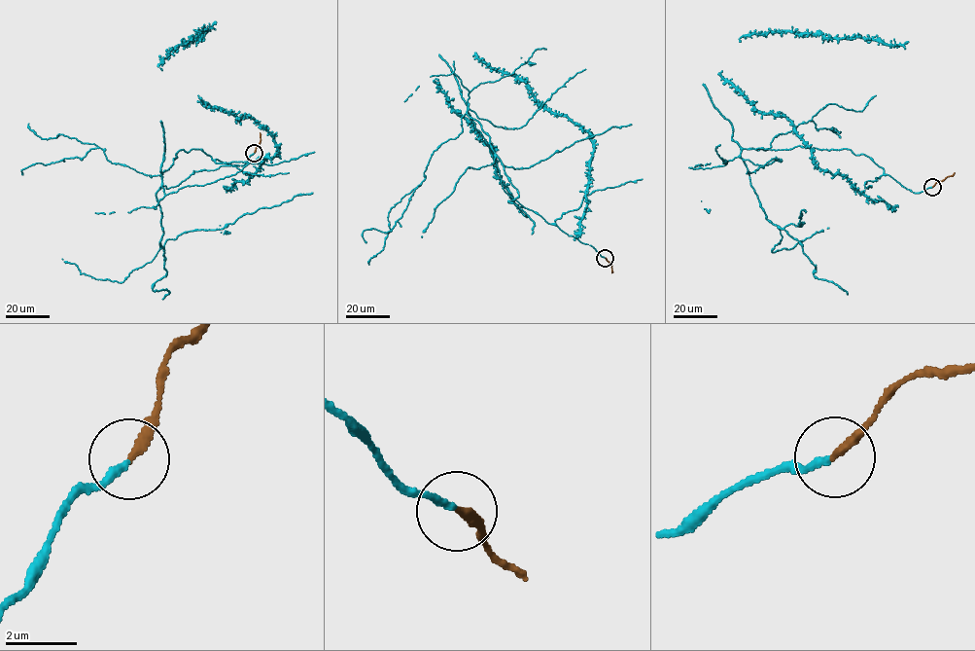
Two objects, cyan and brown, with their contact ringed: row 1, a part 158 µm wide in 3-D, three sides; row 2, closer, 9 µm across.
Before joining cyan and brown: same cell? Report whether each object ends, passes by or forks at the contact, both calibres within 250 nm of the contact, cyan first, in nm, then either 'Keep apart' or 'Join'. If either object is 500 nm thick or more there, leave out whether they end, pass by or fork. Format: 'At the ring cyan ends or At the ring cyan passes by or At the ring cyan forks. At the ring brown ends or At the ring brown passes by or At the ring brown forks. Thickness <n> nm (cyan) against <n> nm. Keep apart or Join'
At the ring cyan ends. At the ring brown ends. Thickness 190 nm (cyan) against 240 nm. Join

